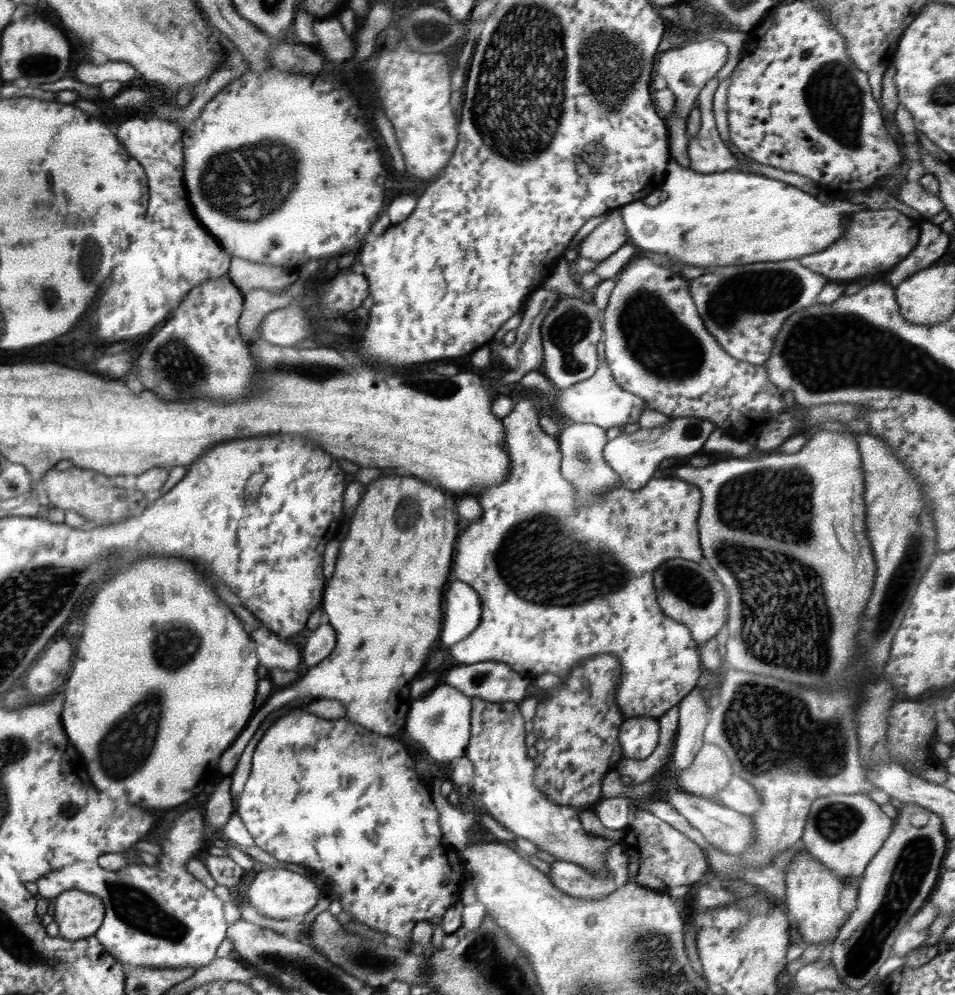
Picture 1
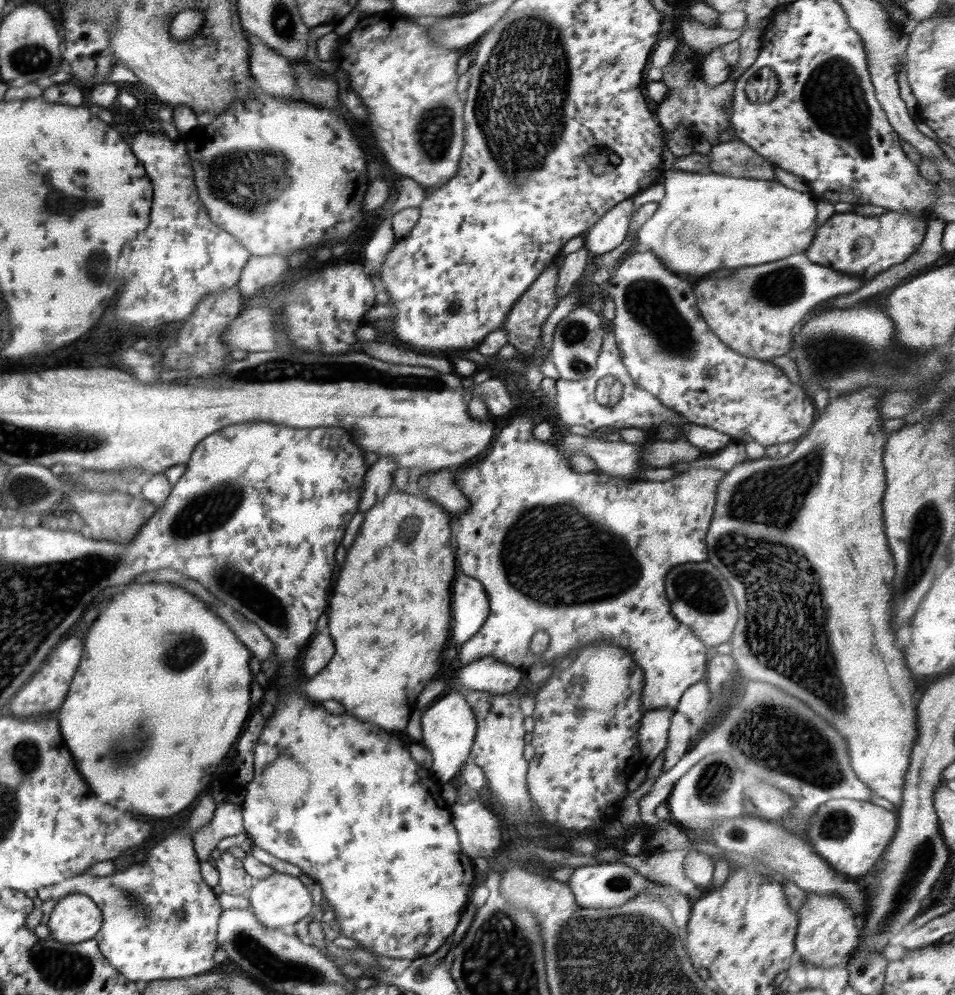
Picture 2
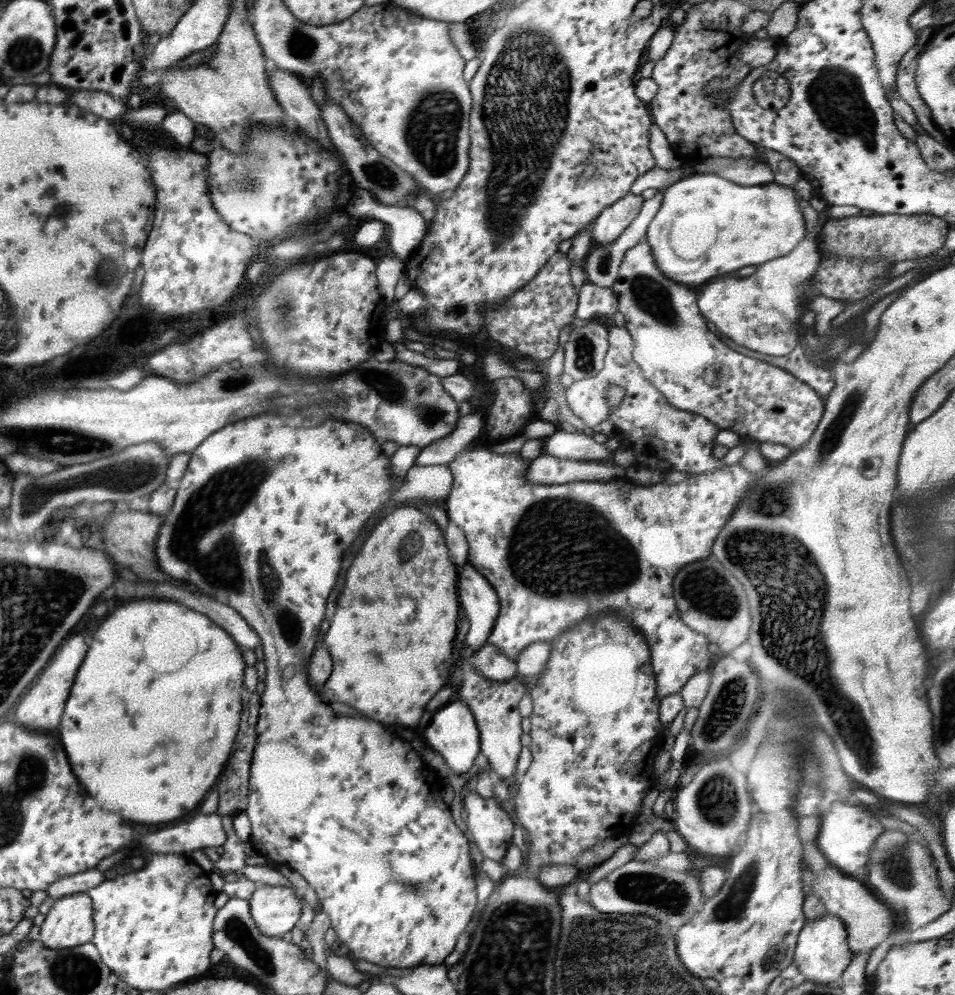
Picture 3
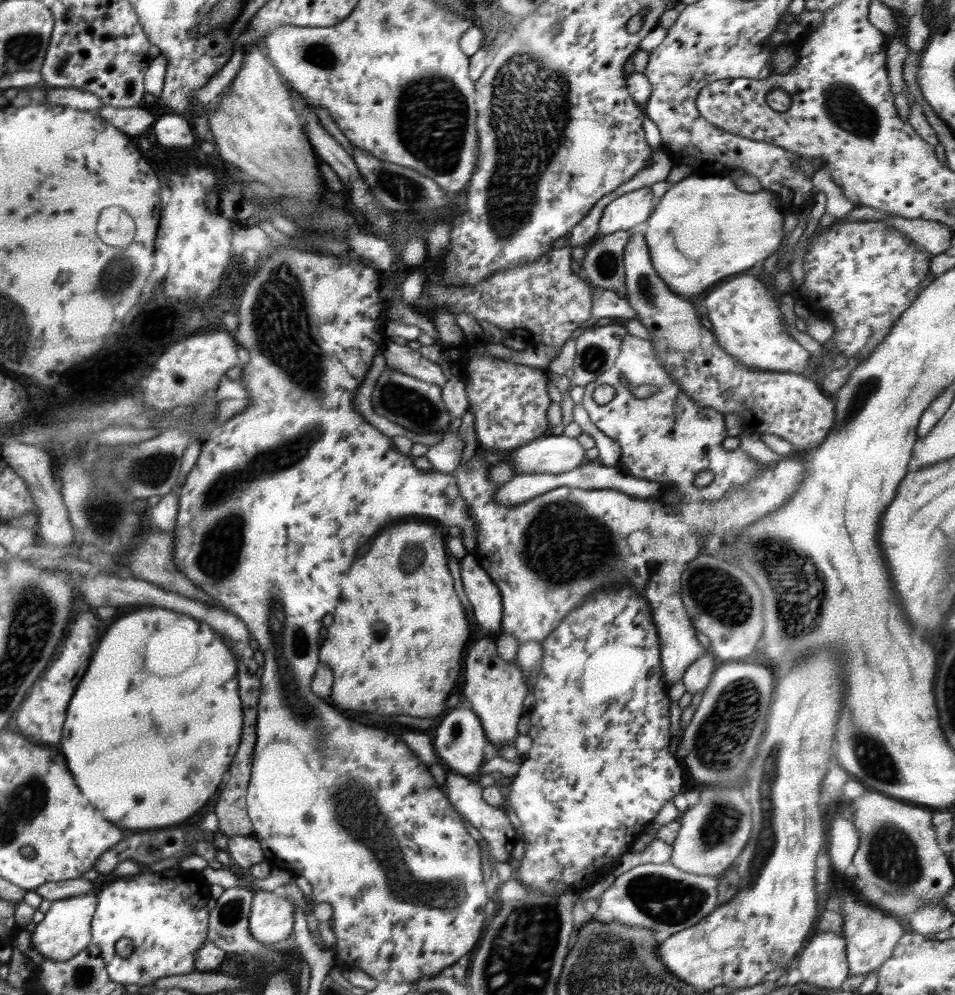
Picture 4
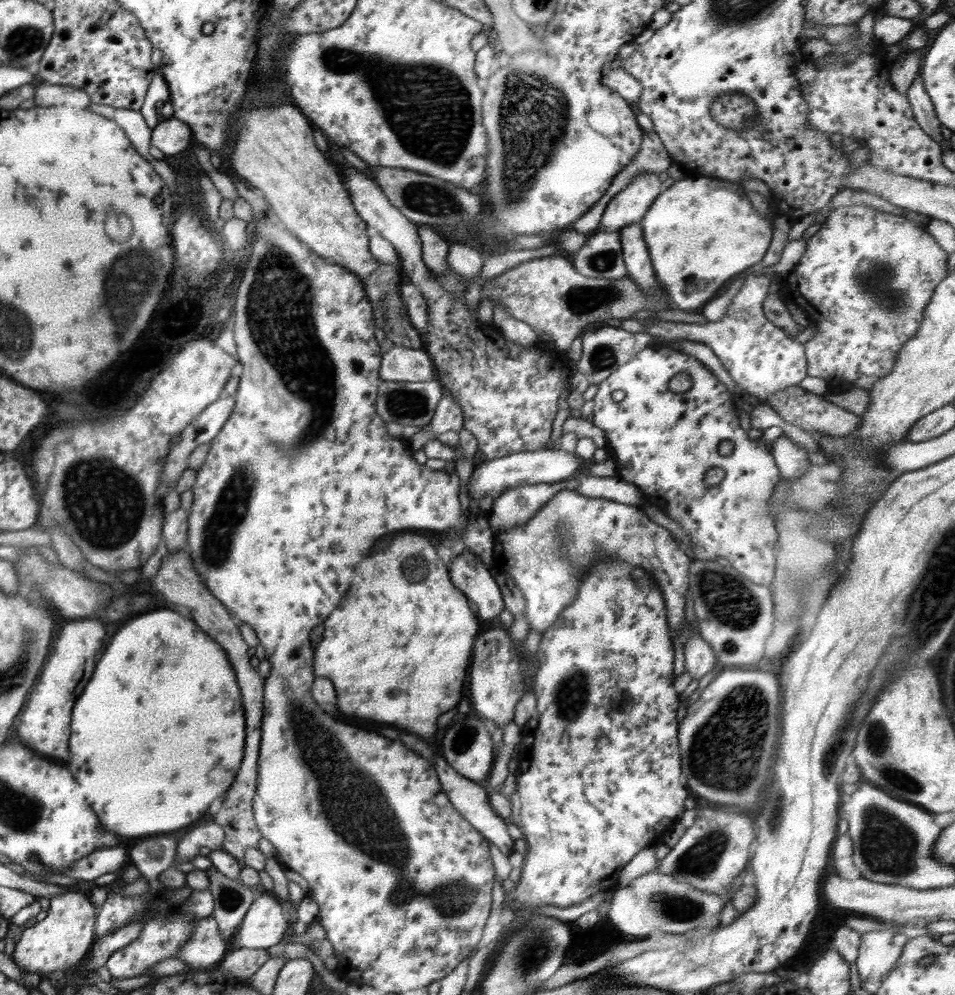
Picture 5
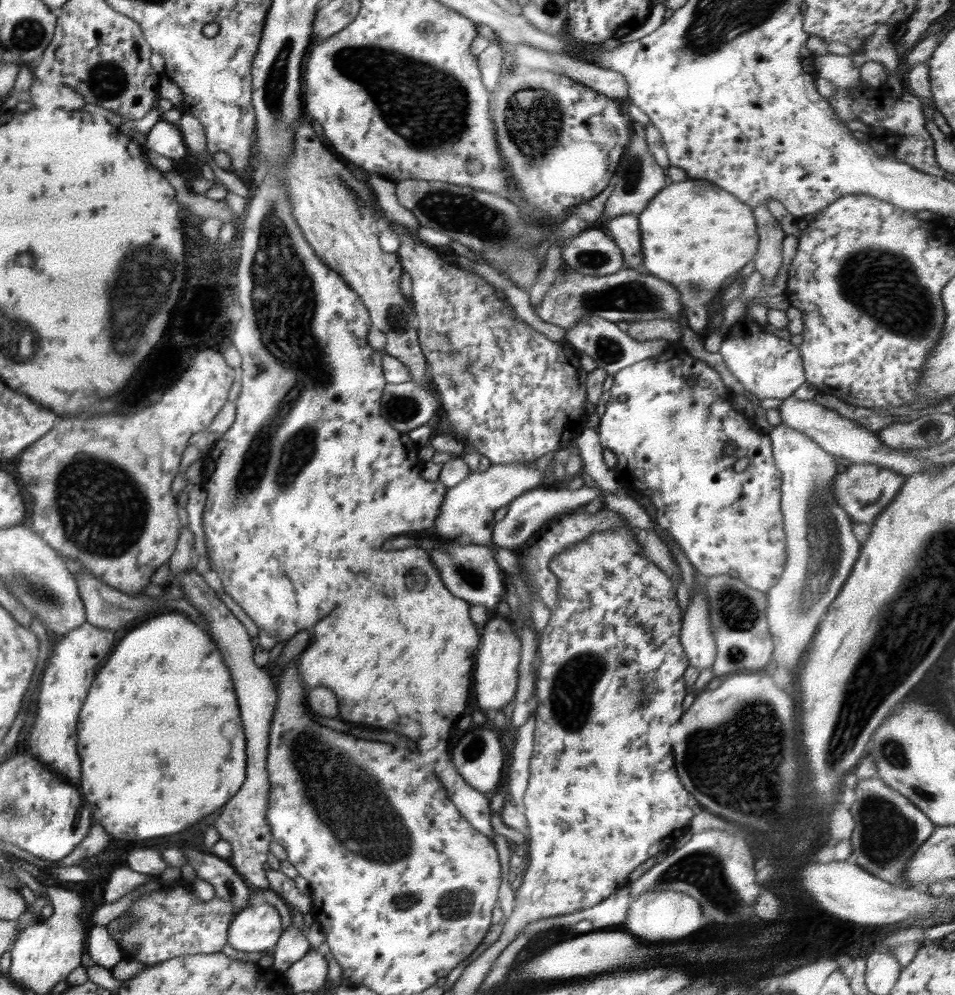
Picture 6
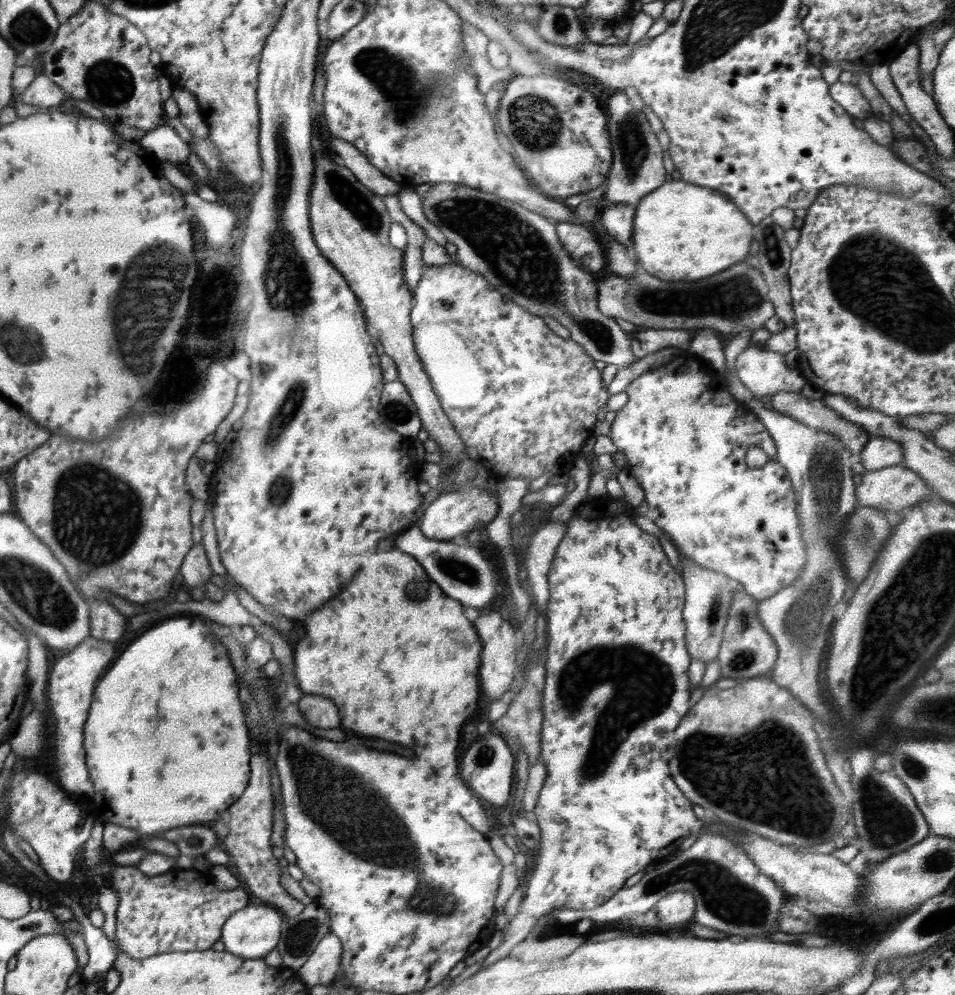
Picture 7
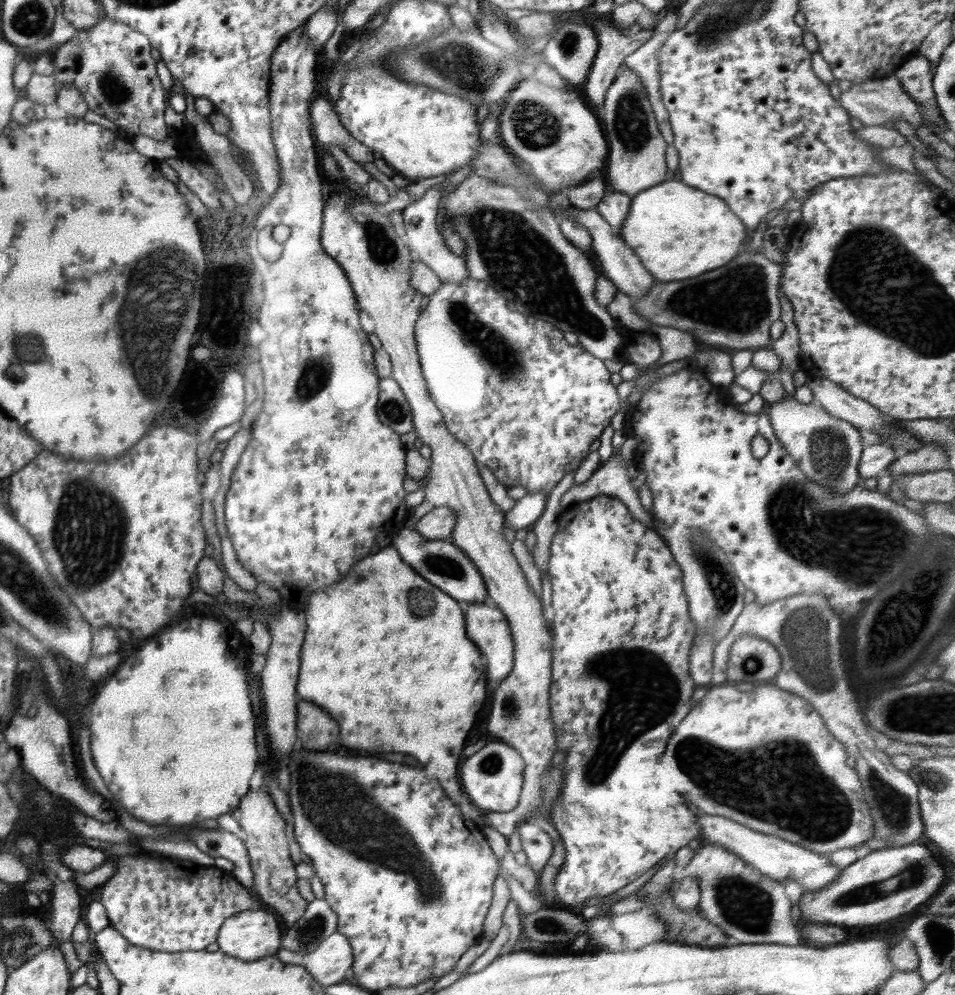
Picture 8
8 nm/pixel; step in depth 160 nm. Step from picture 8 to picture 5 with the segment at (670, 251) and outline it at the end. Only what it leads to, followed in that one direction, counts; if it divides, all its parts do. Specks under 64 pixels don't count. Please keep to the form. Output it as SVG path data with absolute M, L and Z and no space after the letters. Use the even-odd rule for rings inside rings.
M704 174L674 181L656 197L650 212L646 212L639 224L652 259L655 277L660 286L664 286L673 307L700 312L734 274L761 262L772 242L773 220L778 215L772 202L770 206L769 214L761 214L753 207L743 187Z

